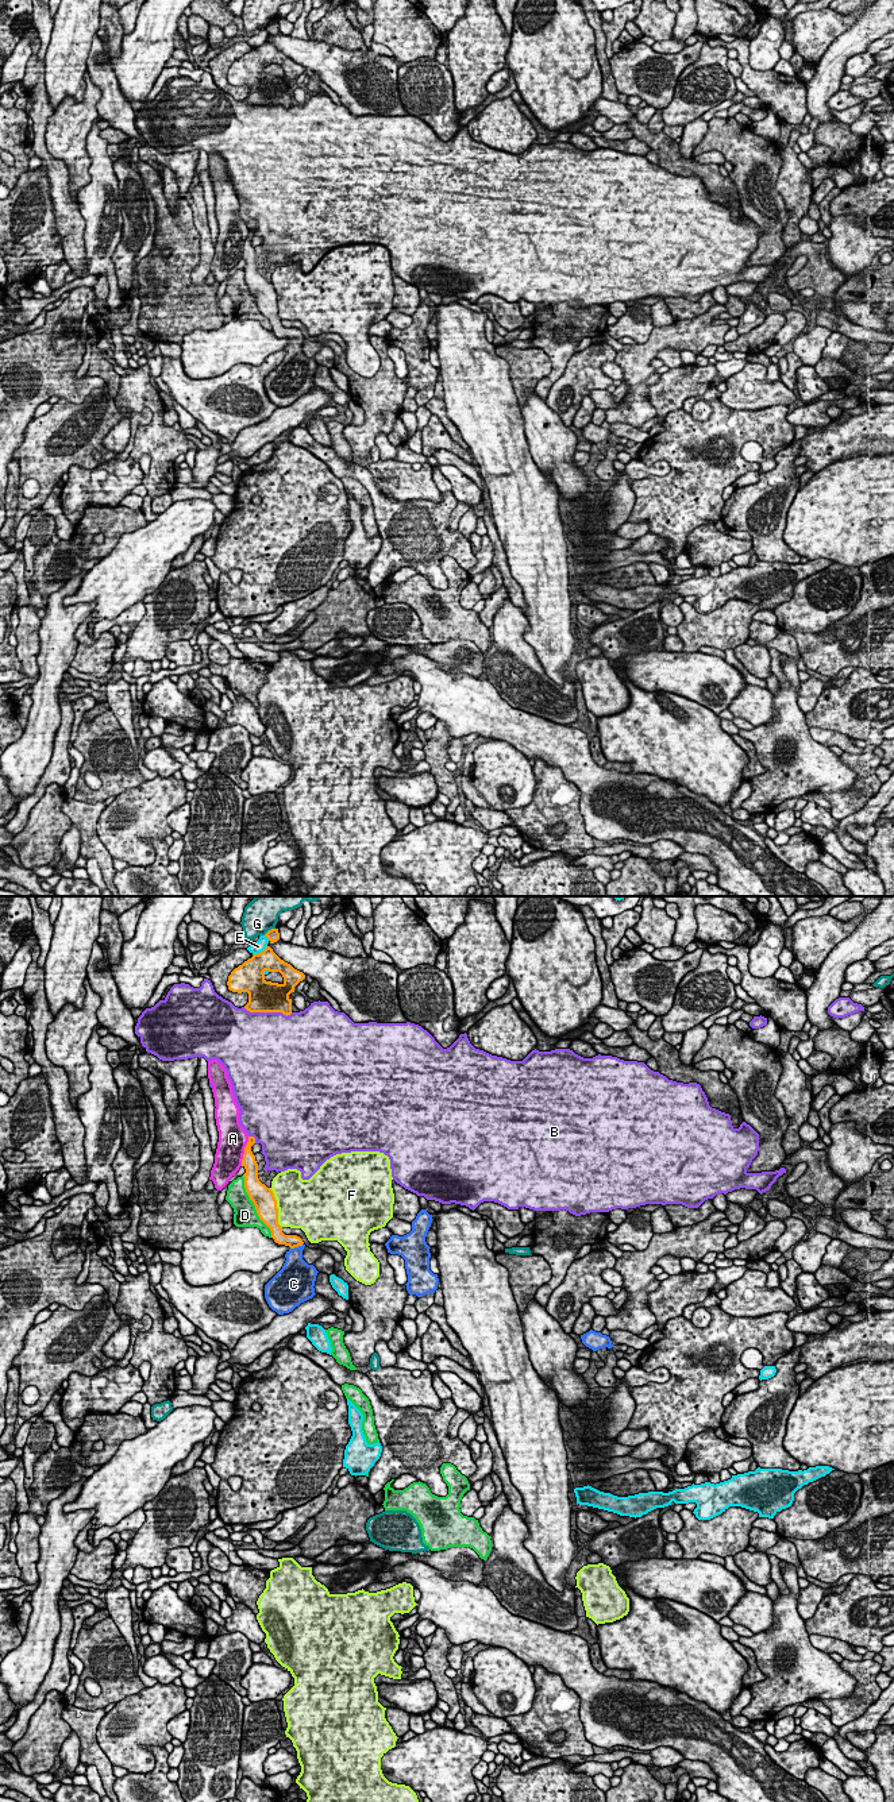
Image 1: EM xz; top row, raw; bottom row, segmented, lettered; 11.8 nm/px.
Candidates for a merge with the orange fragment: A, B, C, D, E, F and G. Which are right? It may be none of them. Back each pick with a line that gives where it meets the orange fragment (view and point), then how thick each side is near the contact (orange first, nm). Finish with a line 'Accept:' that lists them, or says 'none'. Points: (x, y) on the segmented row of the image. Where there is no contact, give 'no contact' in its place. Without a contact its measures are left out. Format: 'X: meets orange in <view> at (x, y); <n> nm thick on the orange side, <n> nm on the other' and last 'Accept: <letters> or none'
C: meets orange in xz at (296, 1246); 160 nm thick on the orange side, 280 nm on the other
Accept: C

